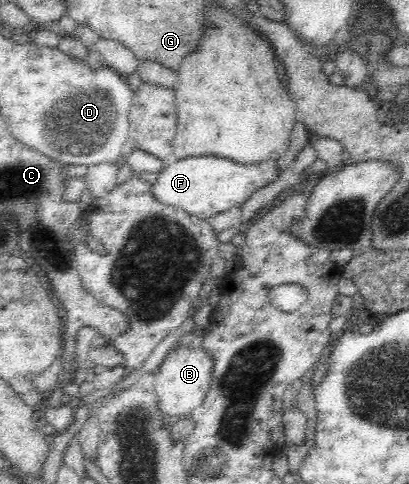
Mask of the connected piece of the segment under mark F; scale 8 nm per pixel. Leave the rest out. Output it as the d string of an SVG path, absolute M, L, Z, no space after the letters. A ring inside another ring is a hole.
M212 155L191 156L165 163L152 182L152 195L156 201L180 208L184 212L207 220L211 216L246 202L259 188L278 178L276 161L264 161L257 165L240 165L230 159Z

